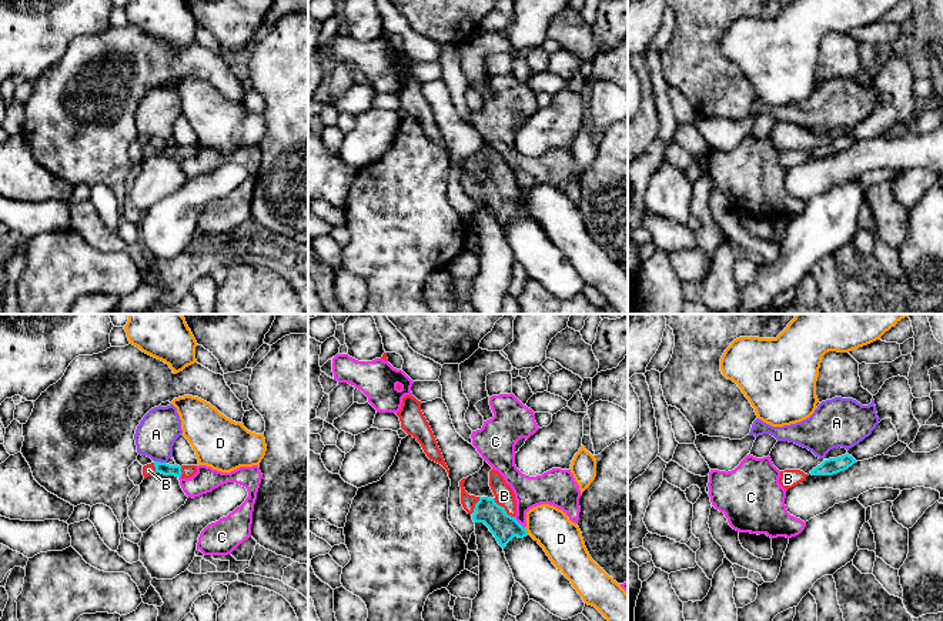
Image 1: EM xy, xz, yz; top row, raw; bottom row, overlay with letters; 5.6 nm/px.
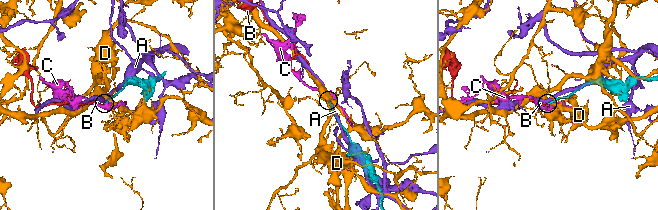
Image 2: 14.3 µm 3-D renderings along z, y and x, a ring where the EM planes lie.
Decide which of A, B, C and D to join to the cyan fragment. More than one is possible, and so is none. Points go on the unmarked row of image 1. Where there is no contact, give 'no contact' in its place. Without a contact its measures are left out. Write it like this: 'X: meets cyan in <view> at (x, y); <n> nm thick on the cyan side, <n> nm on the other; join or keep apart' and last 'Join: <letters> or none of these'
A: meets cyan in xy at (159, 142); 70 nm thick on the cyan side, 220 nm on the other; keep apart
B: meets cyan in xz at (504, 189); 150 nm thick on the cyan side, 110 nm on the other; join
C: meets cyan in xz at (518, 203); 150 nm thick on the cyan side, 180 nm on the other; keep apart
D: meets cyan in xz at (527, 211); 150 nm thick on the cyan side, 240 nm on the other; keep apart
Join: B

